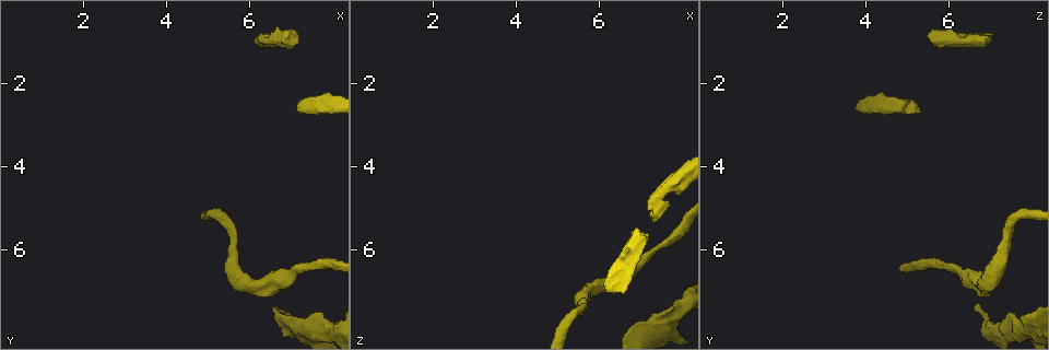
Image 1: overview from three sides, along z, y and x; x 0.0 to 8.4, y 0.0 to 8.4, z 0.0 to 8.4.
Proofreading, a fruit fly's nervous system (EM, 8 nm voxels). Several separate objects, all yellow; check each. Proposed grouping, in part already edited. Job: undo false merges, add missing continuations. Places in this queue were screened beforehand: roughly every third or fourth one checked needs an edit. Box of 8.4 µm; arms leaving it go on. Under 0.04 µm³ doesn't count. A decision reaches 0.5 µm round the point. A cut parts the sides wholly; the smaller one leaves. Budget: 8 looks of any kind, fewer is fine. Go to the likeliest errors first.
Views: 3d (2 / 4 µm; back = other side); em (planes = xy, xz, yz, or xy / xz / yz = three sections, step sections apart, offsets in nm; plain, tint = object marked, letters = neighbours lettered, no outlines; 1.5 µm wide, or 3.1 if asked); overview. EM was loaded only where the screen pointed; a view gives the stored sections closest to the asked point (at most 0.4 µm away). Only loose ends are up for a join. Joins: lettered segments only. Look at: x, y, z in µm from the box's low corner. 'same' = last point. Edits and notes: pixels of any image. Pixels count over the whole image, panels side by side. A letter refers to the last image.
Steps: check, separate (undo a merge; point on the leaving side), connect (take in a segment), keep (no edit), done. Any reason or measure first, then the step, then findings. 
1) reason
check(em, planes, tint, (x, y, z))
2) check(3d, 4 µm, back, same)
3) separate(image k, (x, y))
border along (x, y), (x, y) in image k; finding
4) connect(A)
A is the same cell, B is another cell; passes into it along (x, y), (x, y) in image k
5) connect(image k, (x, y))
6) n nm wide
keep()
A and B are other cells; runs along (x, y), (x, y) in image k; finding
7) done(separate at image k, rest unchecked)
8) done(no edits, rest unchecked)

check(3d, 2 µm, (7.25, 2.65, 5.10))

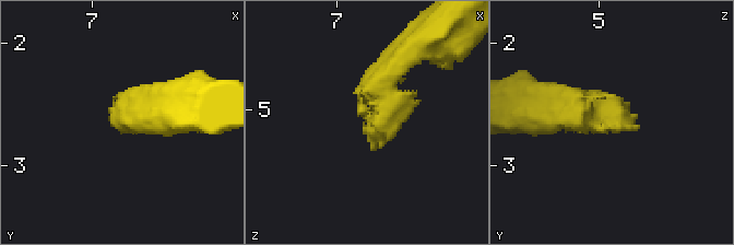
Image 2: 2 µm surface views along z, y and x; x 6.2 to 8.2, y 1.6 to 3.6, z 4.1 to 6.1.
check(em, planes, letters, (7.24, 2.70, 5.10))

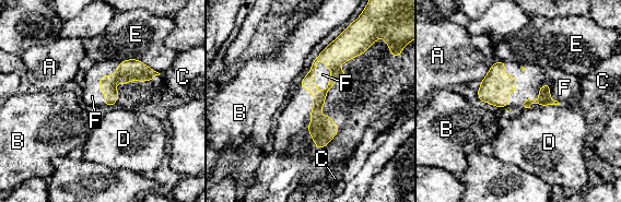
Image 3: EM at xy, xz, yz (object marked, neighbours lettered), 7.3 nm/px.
connect(F)
F is the same cell, A, B, C, D and E are other cells; passes into it along (340, 50), (315, 73), (323, 74) in image 3; it goes on there

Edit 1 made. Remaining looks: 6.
check(overview)

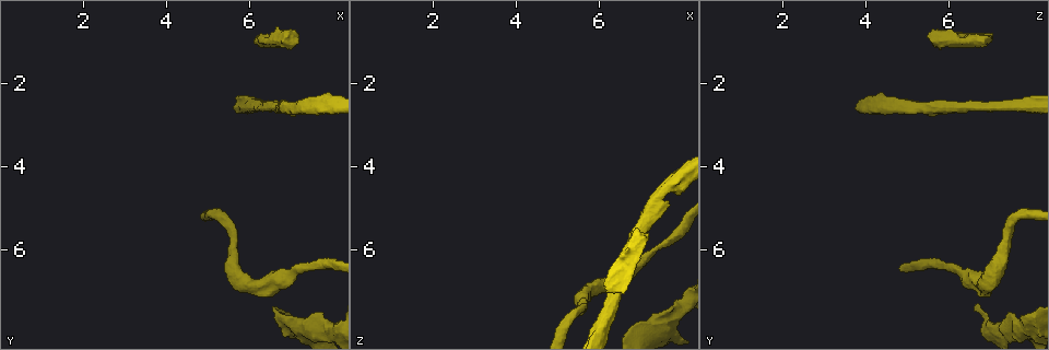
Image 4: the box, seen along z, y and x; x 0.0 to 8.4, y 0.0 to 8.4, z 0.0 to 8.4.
sudden change in width
check(em, planes, tint, (7.55, 7.95, 7.80))

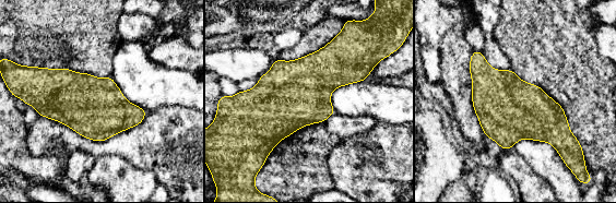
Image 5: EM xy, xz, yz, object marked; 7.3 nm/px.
check(em, planes, letters, same)

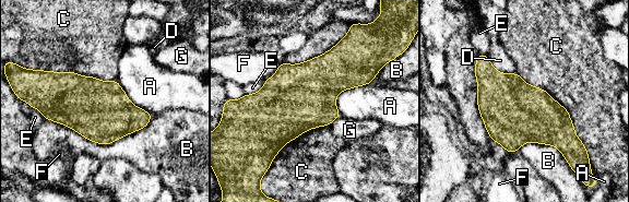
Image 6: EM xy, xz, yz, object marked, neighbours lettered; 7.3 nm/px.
420 nm wide
keep()
A, B, C, D, E, F and G are other cells; border along (153, 116), (106, 144), (44, 118) in image 6; one neuron here

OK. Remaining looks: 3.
narrows sharply
check(em, planes, letters, (7.40, 6.35, 6.00))

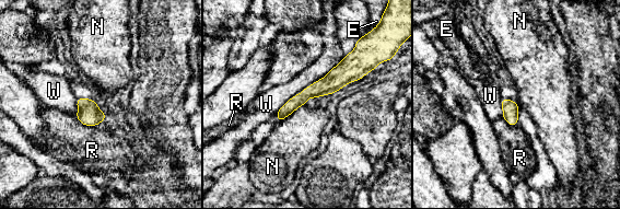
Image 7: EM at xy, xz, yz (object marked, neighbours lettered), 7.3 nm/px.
110 nm wide
keep()
E, N, R and W are other cells; continuous, no second neuron

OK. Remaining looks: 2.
done(connect at image 3, rest unchecked)

